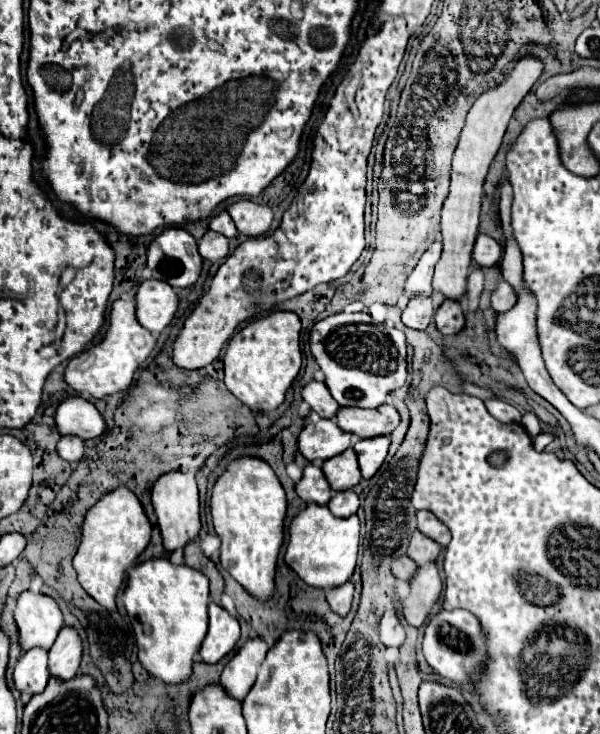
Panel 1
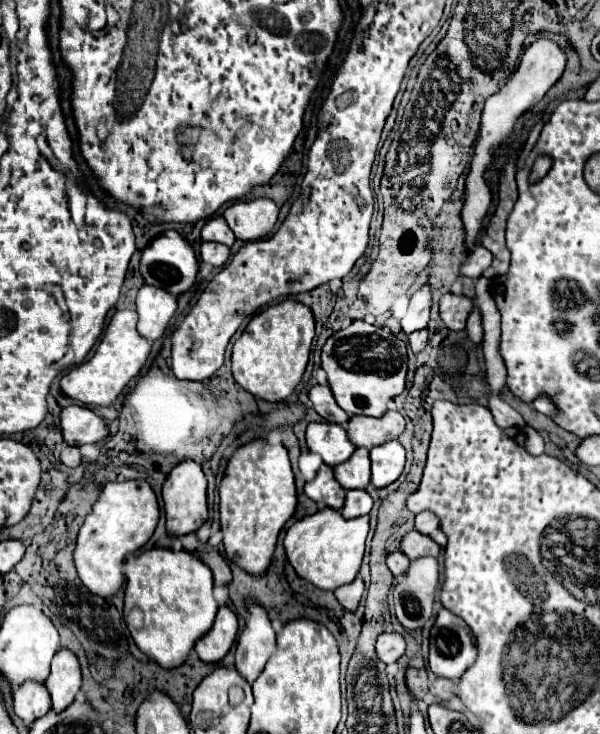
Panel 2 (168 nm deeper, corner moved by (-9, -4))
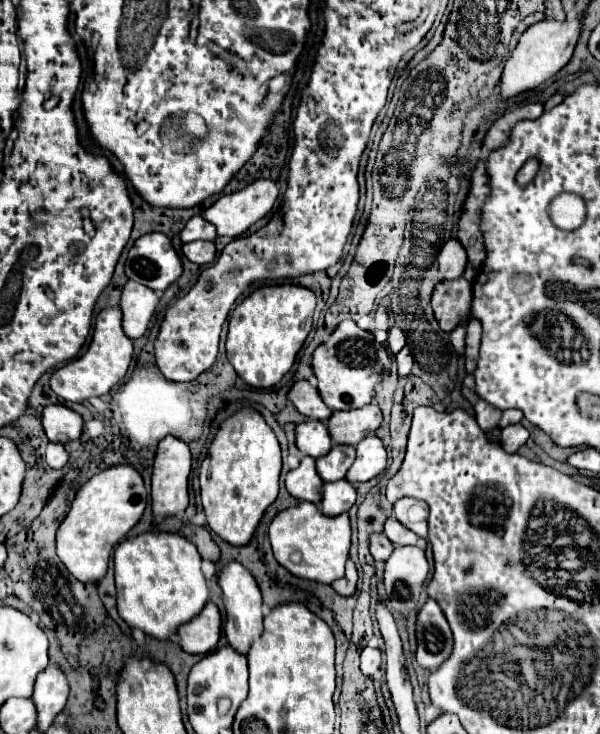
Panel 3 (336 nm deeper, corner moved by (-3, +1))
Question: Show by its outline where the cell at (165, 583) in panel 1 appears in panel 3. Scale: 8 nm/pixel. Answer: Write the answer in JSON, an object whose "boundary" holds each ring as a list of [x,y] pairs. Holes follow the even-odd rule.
{"boundary":[[[141,533],[115,549],[115,585],[119,615],[157,639],[169,639],[207,603],[209,589],[197,547],[179,533]]]}

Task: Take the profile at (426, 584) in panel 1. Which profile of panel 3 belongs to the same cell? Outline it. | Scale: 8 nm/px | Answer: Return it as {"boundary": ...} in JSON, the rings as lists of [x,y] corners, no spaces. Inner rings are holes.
{"boundary":[[[395,547],[385,563],[385,591],[389,607],[403,615],[415,611],[427,573],[429,563],[423,549]]]}

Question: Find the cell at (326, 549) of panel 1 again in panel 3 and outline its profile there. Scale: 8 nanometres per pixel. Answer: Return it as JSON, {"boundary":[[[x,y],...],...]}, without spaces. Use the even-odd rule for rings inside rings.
{"boundary":[[[299,503],[295,507],[279,511],[273,517],[269,525],[269,541],[279,565],[283,565],[293,575],[319,583],[333,583],[345,573],[345,561],[349,557],[349,515],[343,513],[337,517],[325,517],[317,505]]]}

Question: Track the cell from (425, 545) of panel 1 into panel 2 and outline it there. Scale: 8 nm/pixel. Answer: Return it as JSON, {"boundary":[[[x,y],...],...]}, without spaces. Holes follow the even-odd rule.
{"boundary":[[[413,530],[413,532],[409,532],[409,534],[403,538],[403,542],[401,542],[401,552],[407,554],[411,560],[417,560],[417,558],[421,558],[421,556],[433,556],[433,558],[437,558],[439,552],[441,552],[441,548],[439,548],[429,536]]]}

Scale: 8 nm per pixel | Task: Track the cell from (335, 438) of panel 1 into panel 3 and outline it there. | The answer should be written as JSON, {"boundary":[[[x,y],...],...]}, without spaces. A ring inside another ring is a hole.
{"boundary":[[[303,421],[295,427],[295,445],[309,457],[323,457],[331,449],[327,427],[321,421]]]}

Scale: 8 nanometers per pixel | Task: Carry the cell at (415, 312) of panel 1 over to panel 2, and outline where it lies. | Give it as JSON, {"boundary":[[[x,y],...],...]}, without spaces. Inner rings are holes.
{"boundary":[[[423,328],[423,330],[417,330],[417,332],[413,332],[413,334],[409,336],[409,346],[411,346],[413,352],[417,354],[417,352],[421,352],[421,350],[425,348],[427,340],[429,340],[429,330]]]}

